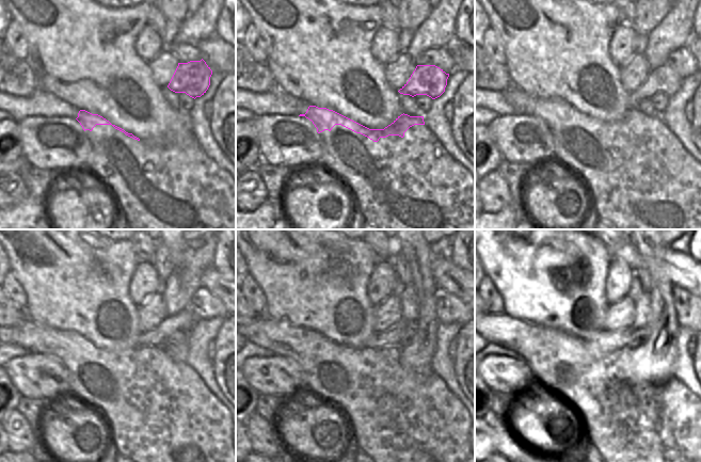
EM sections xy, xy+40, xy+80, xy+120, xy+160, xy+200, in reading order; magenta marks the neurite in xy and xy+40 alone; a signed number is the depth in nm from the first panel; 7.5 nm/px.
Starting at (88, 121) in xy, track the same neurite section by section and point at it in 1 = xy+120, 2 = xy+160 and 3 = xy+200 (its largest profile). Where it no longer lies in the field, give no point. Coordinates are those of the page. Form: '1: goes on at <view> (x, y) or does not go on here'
1: goes on at xy+120 (148, 357)
2: goes on at xy+160 (313, 351)
3: goes on at xy+200 (547, 350)

